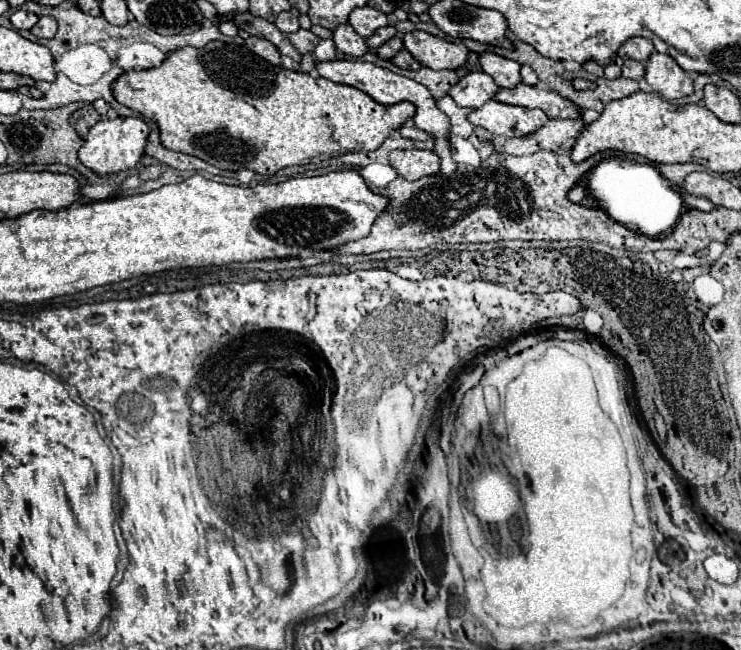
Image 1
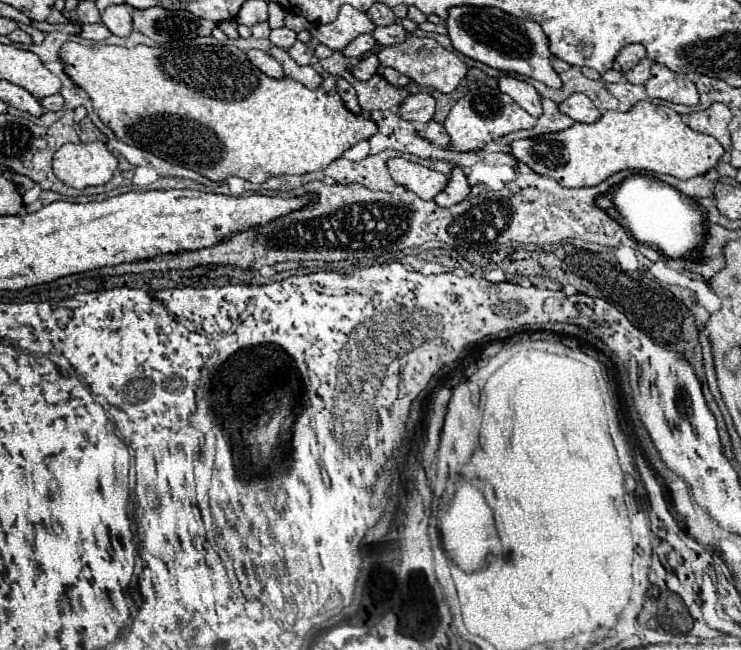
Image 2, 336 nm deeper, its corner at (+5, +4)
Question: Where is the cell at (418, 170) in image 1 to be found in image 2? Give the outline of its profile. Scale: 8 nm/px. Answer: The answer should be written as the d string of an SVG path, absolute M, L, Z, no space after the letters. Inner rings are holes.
M390 158L388 170L396 184L414 192L422 200L436 198L436 194L440 194L448 184L448 178L444 174L430 170L426 166L420 166L420 164L408 162L404 158Z

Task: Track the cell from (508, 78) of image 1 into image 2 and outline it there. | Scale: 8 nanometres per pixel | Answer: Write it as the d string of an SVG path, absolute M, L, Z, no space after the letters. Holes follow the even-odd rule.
M504 76L498 80L500 90L504 94L508 94L520 108L524 108L528 114L532 114L534 118L538 118L542 114L542 104L540 104L540 96L538 92L524 80L512 78L512 76Z

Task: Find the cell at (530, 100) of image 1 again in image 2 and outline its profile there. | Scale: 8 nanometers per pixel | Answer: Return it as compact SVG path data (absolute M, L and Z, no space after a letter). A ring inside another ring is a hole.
M574 94L564 102L560 102L560 112L564 112L576 122L588 122L588 124L596 122L602 116L602 112L592 104L592 100L582 94Z

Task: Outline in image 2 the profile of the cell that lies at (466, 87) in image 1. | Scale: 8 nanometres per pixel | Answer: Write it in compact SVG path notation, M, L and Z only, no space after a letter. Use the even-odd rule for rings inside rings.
M414 94L408 96L398 106L398 116L406 122L420 122L426 124L432 120L434 114L434 98L430 94Z

